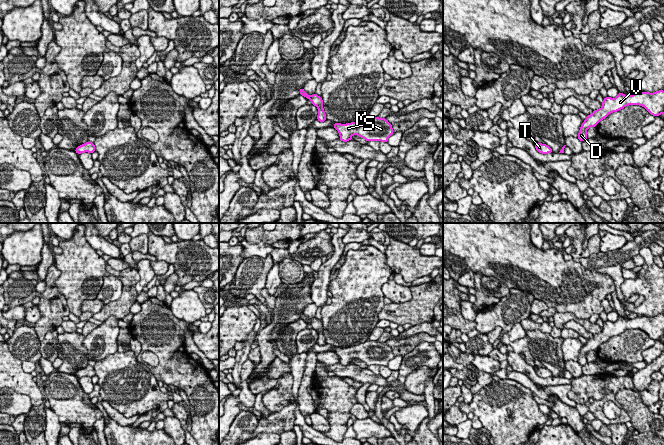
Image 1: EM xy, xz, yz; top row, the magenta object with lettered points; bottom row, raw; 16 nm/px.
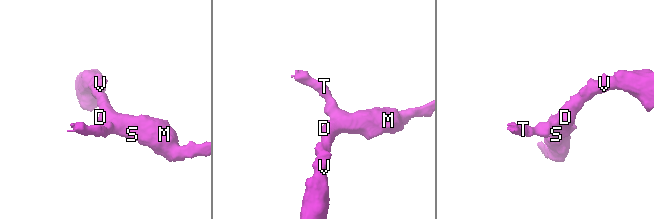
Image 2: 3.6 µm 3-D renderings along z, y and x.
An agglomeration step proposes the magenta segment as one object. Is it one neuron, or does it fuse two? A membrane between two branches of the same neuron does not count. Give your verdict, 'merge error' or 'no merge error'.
no merge error

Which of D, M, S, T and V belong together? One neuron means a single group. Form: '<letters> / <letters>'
D M S T V

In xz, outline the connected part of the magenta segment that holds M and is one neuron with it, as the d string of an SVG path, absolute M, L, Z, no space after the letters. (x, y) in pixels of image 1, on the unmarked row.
M370 341L362 342L358 345L340 348L334 346L334 352L339 356L343 366L353 364L352 359L358 359L369 365L388 366L388 361L393 359L392 349L385 342Z

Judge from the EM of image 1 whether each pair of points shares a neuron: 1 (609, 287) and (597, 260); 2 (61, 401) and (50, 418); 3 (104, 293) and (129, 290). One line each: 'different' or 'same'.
1: different
2: different
3: different

